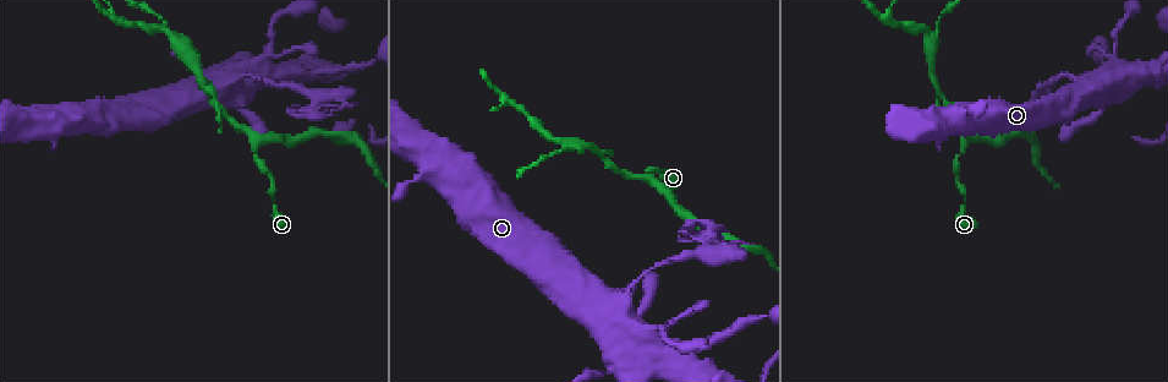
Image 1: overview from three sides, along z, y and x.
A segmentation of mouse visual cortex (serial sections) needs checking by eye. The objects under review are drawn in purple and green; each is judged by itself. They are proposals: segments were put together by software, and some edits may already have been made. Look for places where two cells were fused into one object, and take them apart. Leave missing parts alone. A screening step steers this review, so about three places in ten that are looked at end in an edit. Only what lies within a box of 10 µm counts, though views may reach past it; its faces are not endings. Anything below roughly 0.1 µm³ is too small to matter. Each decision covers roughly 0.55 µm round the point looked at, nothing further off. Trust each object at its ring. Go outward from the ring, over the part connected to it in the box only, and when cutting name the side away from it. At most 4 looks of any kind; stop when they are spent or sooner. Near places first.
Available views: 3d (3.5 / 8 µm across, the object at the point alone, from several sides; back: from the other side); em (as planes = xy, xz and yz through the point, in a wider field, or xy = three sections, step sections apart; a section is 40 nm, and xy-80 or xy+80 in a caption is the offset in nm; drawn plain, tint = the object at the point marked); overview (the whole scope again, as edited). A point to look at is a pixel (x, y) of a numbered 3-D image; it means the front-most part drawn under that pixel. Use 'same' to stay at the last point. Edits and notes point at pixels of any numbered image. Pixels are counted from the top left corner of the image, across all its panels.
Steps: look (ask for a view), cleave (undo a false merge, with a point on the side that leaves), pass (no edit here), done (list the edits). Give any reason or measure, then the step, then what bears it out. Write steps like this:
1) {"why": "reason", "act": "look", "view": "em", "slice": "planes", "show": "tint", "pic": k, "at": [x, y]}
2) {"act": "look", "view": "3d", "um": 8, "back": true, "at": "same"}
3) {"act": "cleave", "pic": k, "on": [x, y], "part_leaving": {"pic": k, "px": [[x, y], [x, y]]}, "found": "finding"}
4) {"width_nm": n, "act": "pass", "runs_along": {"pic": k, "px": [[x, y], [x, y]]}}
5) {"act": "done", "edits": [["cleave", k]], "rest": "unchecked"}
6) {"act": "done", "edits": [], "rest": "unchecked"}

{"why": "a fork", "act": "look", "view": "3d", "um": 3.5, "pic": 1, "at": [256, 143]}

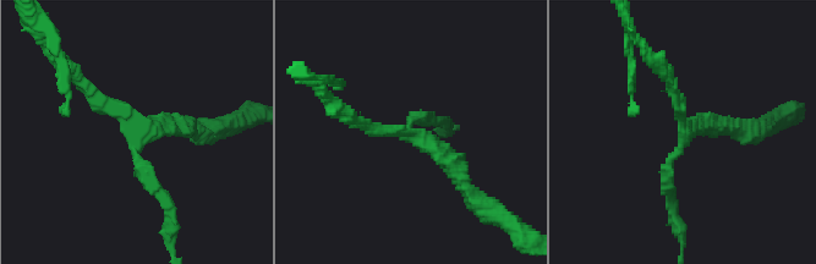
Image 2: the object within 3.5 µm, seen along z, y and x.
{"act": "look", "view": "em", "slice": "xy", "step": 2, "show": "tint", "pic": 2, "at": [409, 136]}

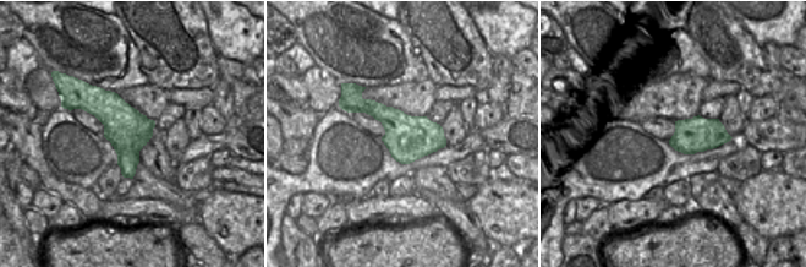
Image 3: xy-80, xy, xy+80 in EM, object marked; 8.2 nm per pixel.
{"width_nm": 360, "act": "pass", "runs_along": {"pic": 2, "px": [[170, 205], [136, 157], [136, 131], [80, 82]]}, "found": "continuous, no second cell"}

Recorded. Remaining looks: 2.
{"why": "three-way junction", "act": "look", "view": "3d", "um": 3.5, "pic": 1, "at": [930, 41]}

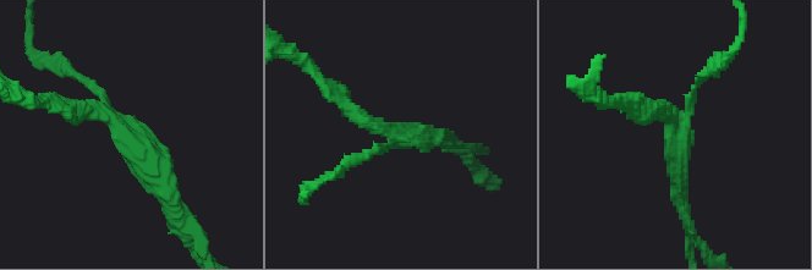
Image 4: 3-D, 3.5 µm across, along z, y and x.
{"arms": 3, "arm_widths_nm": [100, 200, 250], "act": "look", "view": "em", "slice": "planes", "show": "tint", "pic": 4, "at": [122, 132]}

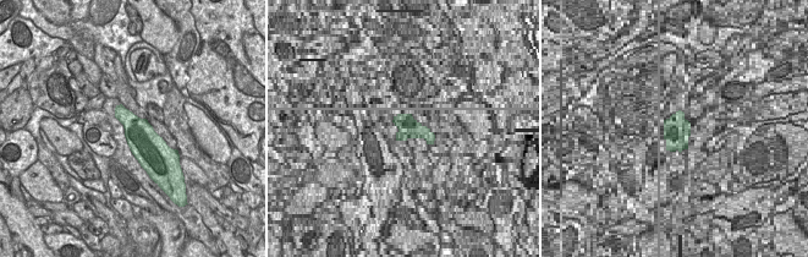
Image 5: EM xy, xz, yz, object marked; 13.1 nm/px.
{"width_nm": 400, "act": "cleave", "pic": 4, "on": [365, 156], "part_leaving": {"pic": 4, "px": [[388, 144], [324, 176], [306, 192]]}, "found": "two cells meet here"}

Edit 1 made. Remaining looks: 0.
{"act": "done", "edits": [["cleave", 4]], "rest": "unchecked"}

